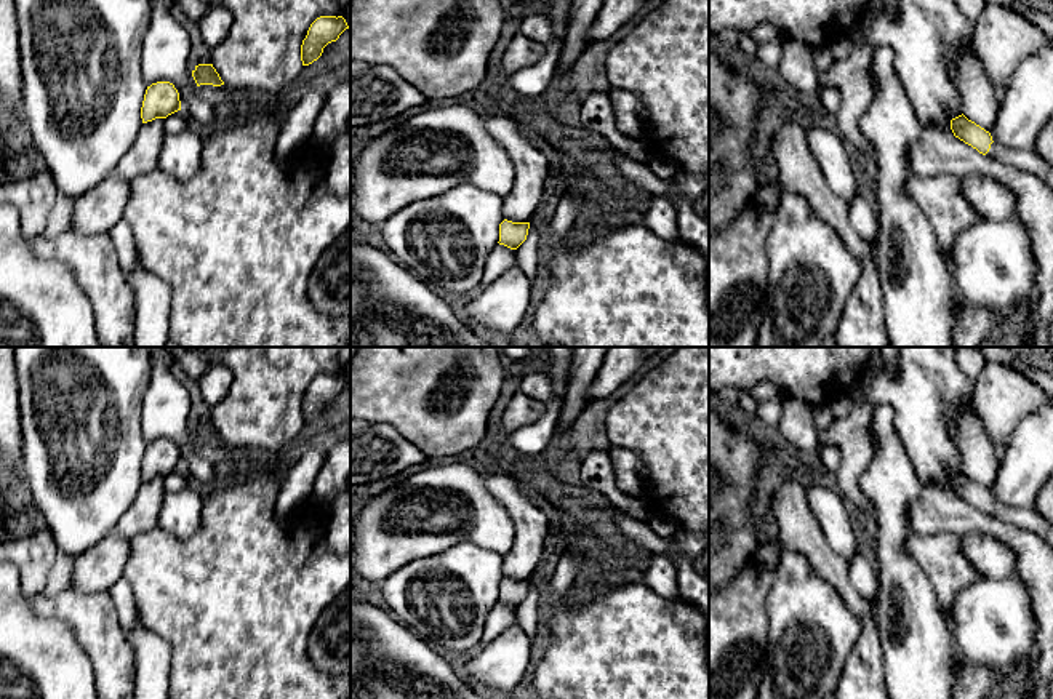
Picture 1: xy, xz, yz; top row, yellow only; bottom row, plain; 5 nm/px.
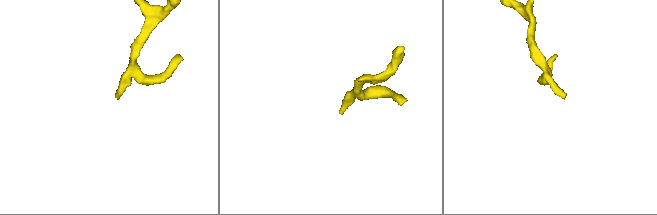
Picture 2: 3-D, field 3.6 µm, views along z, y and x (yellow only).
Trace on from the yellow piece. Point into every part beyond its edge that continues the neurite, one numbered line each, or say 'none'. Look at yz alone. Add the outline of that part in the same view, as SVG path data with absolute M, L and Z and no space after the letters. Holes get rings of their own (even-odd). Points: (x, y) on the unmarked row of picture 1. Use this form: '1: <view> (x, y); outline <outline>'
1: yz (1023, 519); outline M992 501L986 515L1008 523L1018 529L1027 529L1053 549L1053 526L1045 521L1034 509L1016 509Z

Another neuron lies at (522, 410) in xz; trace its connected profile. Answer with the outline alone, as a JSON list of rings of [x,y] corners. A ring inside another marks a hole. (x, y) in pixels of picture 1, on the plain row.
[[[522,390],[515,392],[502,413],[501,427],[510,433],[535,424],[544,413],[546,403],[531,398]]]

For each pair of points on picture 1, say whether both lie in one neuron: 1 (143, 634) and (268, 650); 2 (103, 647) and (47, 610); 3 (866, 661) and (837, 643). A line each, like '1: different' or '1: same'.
1: different
2: same
3: different

